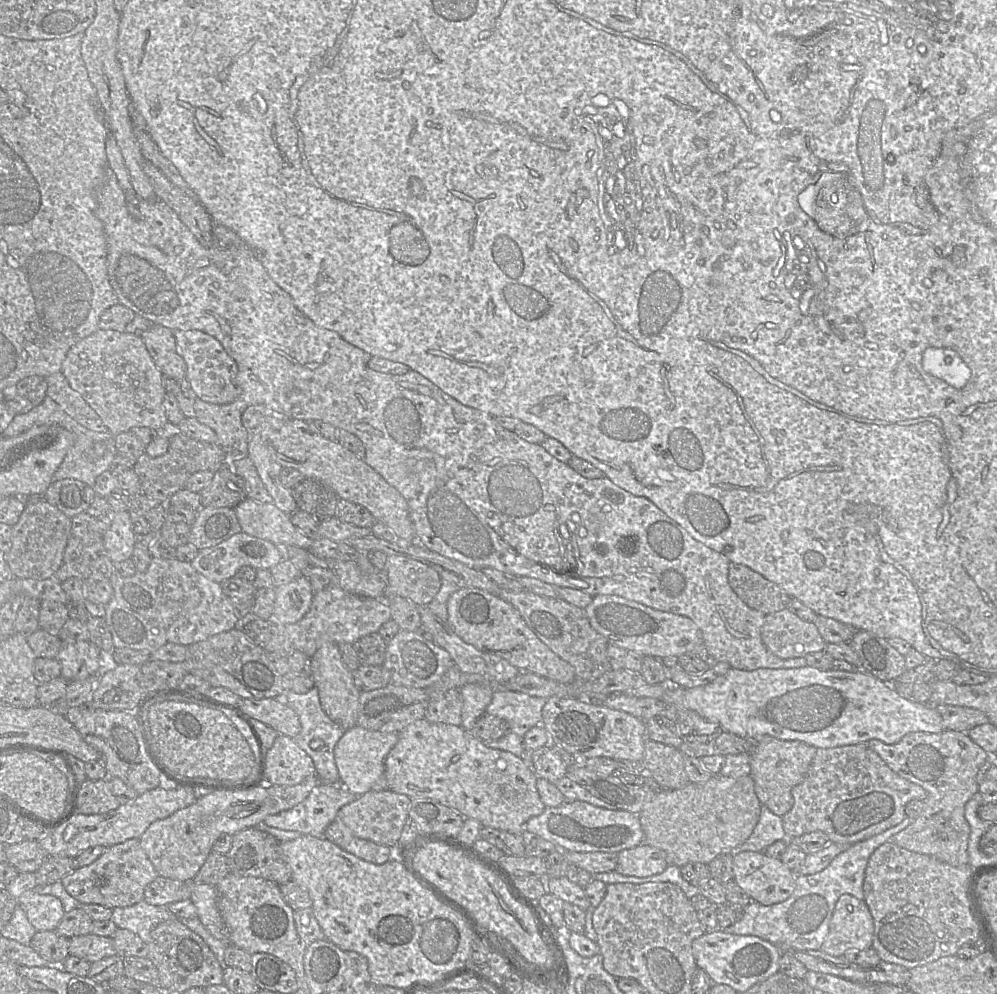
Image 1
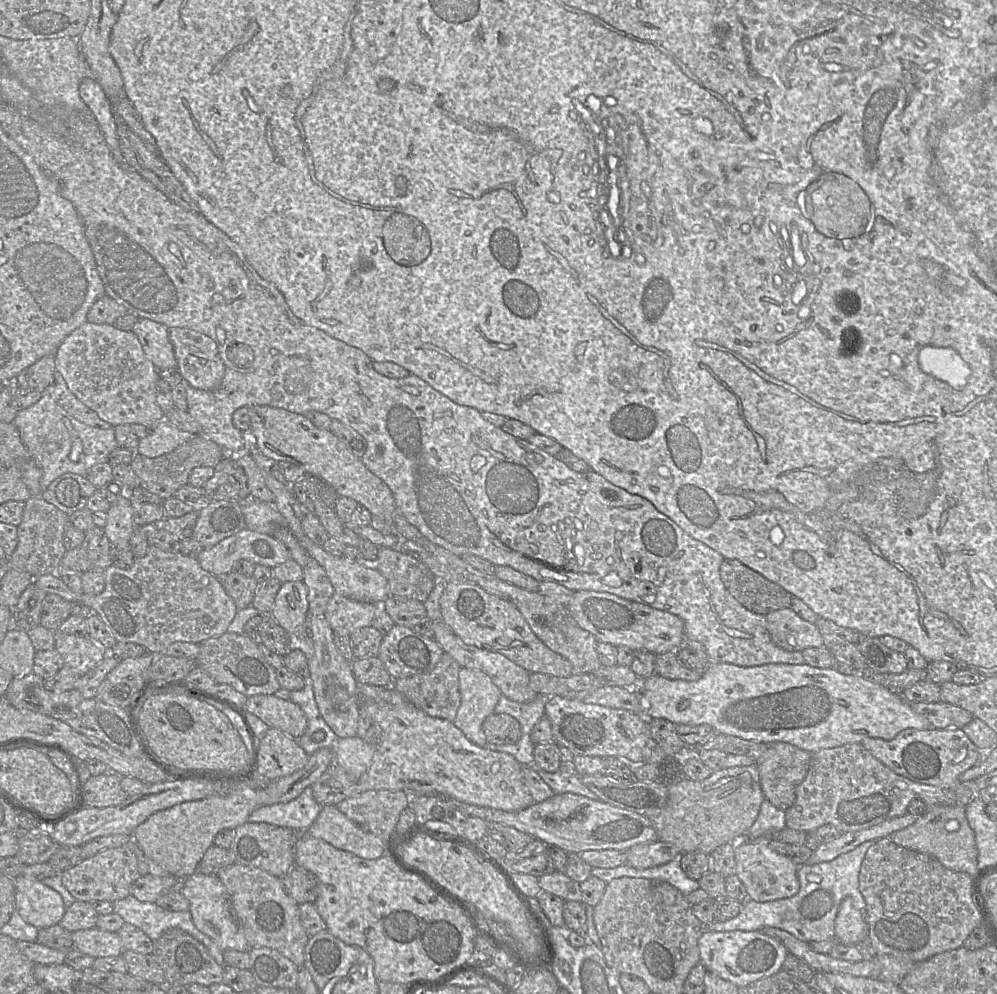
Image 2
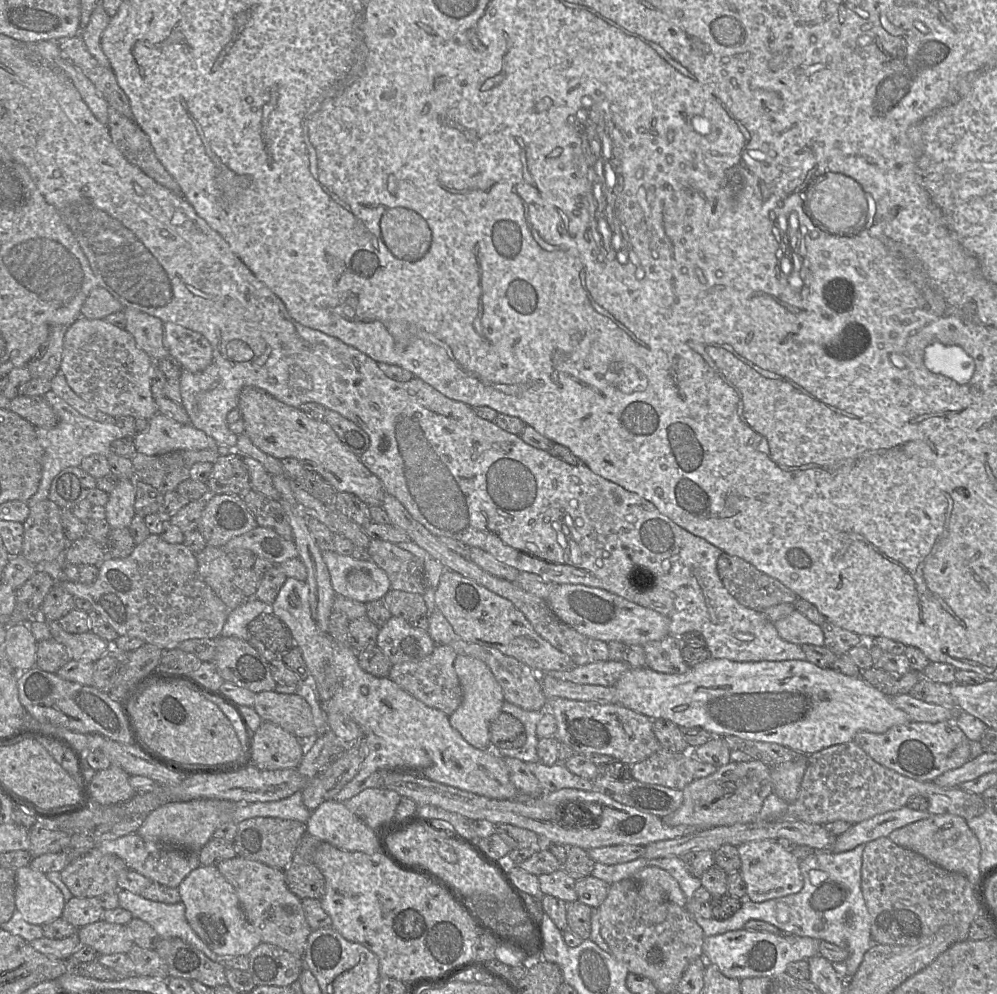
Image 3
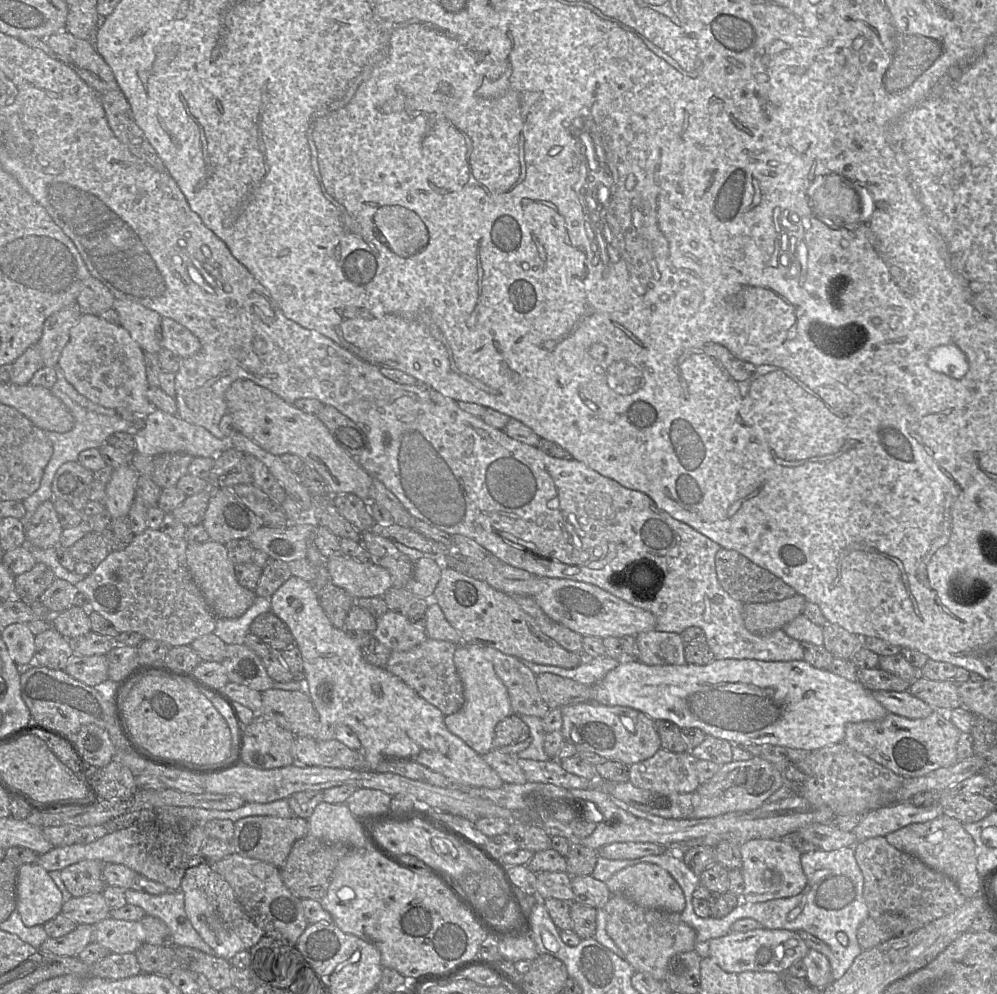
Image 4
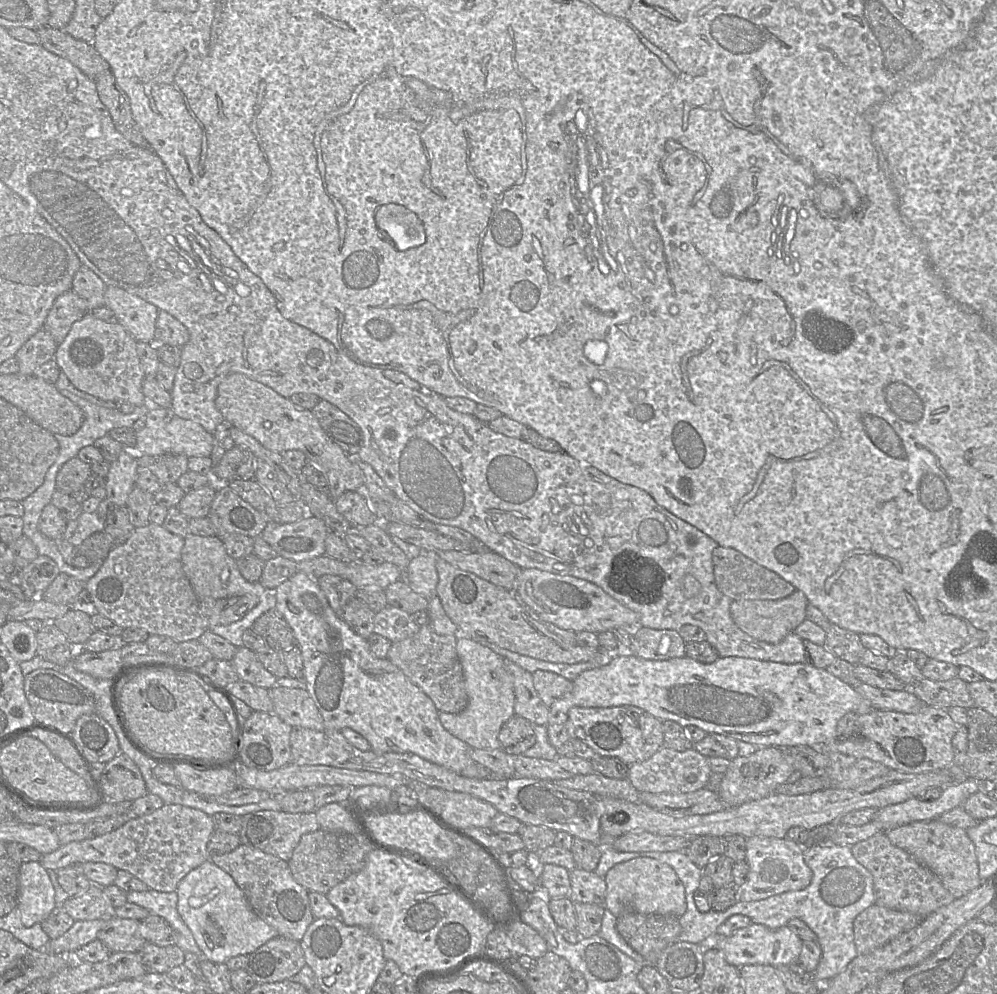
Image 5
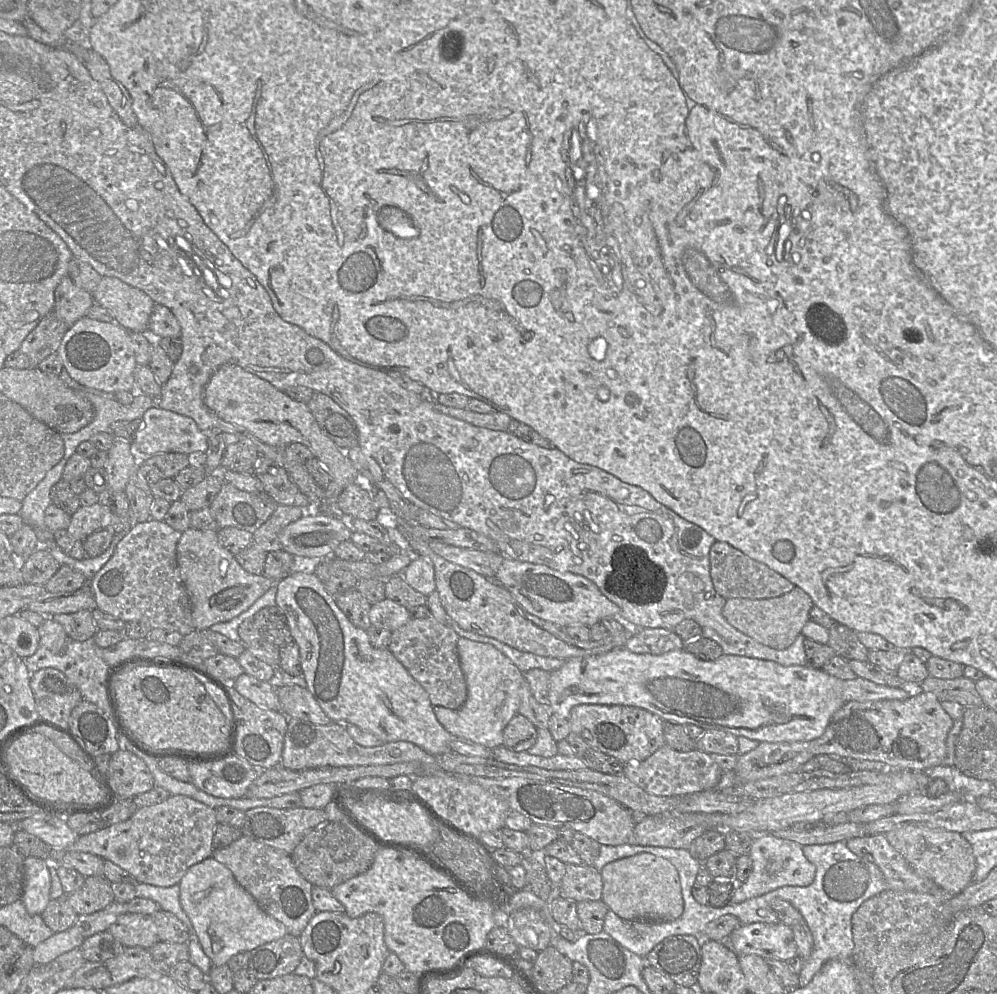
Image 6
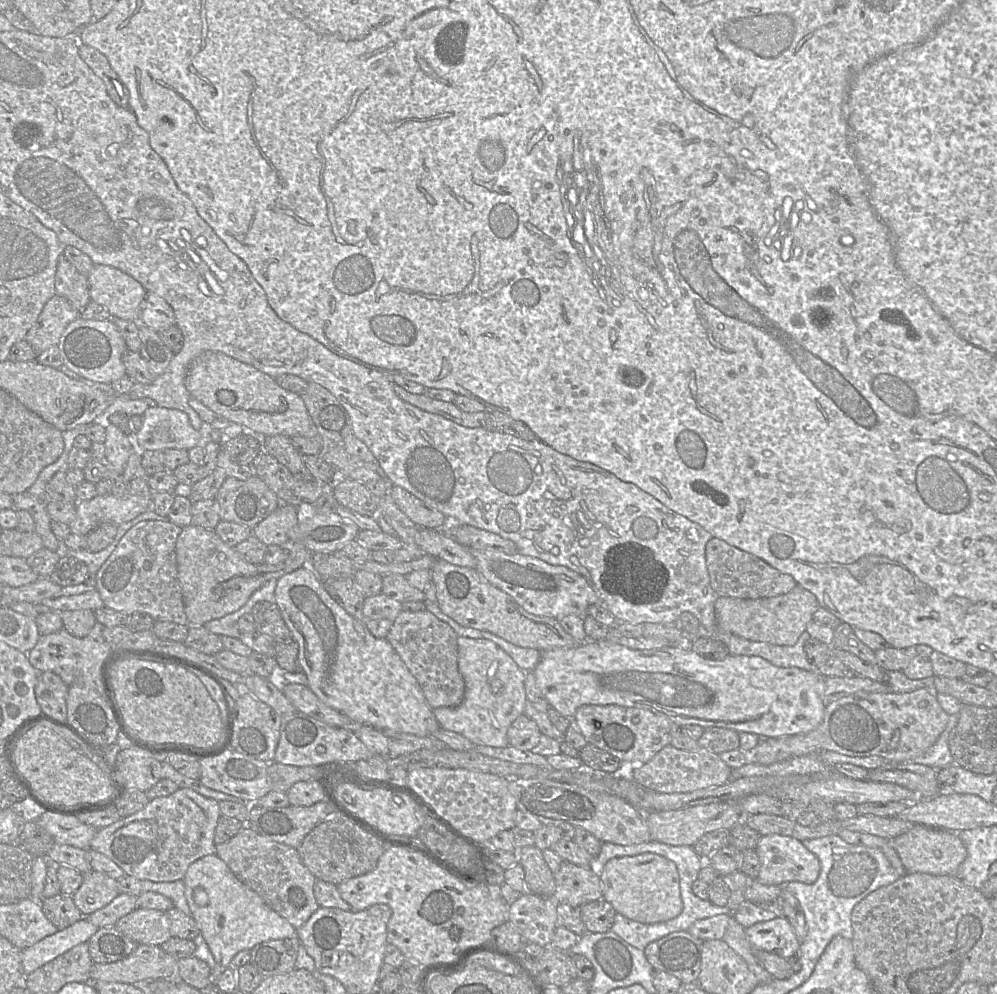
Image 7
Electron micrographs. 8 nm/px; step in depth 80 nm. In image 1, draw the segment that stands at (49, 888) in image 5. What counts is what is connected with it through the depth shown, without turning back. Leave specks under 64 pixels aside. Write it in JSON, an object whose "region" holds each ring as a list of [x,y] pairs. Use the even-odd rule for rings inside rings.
{"region":[[[35,890],[22,893],[17,899],[17,906],[23,909],[37,931],[55,930],[65,913],[58,898]]]}

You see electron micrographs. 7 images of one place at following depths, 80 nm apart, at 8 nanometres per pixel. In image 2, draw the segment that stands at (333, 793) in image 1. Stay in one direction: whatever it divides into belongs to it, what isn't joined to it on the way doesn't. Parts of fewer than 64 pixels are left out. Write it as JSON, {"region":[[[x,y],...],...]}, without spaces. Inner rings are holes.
{"region":[[[308,786],[290,802],[258,807],[250,814],[248,822],[263,822],[307,833],[322,807],[314,799],[312,787]]]}

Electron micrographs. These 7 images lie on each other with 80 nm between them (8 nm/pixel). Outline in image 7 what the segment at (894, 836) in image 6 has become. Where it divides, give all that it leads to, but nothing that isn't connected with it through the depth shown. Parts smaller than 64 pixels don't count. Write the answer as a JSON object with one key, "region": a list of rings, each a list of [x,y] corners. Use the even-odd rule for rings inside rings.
{"region":[[[914,825],[906,833],[893,838],[891,842],[907,873],[954,875],[967,857],[966,847],[957,833],[923,825]]]}

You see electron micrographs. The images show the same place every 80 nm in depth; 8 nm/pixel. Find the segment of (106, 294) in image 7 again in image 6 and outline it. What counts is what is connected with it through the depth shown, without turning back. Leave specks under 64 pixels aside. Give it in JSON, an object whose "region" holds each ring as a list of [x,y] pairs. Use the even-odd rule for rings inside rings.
{"region":[[[103,276],[92,296],[127,331],[147,332],[155,302],[144,291],[118,278]]]}

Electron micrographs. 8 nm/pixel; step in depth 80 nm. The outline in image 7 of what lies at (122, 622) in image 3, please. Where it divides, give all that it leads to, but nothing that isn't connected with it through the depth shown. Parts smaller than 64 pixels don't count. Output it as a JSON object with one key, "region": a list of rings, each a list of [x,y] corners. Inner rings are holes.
{"region":[[[144,520],[131,527],[96,573],[96,589],[104,606],[128,615],[144,612],[155,622],[187,625],[175,554],[176,541],[181,531],[181,527],[168,520]]]}

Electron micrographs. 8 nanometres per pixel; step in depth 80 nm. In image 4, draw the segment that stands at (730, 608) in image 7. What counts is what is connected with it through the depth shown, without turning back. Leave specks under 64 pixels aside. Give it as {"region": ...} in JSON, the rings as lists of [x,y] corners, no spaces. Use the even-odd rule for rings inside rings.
{"region":[[[796,593],[790,598],[767,603],[748,603],[743,605],[745,627],[753,634],[765,636],[801,615],[806,599]]]}

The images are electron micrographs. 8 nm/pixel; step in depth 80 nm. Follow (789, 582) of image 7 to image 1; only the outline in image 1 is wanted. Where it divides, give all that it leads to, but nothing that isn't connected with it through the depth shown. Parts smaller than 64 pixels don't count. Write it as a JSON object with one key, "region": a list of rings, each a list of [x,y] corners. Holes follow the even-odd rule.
{"region":[[[730,562],[728,583],[748,607],[764,615],[789,606],[791,597],[783,589],[745,565]]]}

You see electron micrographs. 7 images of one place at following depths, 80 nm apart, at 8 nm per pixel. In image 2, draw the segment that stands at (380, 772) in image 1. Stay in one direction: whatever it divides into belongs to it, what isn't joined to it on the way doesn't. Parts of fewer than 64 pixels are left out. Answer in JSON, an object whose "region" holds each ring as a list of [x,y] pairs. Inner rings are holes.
{"region":[[[358,736],[338,738],[334,745],[334,762],[341,765],[356,783],[369,769],[375,753],[375,745]]]}

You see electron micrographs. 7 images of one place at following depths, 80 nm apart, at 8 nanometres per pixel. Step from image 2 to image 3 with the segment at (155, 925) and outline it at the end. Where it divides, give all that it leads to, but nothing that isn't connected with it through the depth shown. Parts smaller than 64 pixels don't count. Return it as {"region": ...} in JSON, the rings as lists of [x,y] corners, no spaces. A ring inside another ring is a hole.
{"region":[[[118,890],[119,907],[129,911],[133,918],[141,919],[151,925],[161,939],[180,938],[205,954],[210,960],[223,963],[193,931],[185,917],[182,901],[164,904],[145,899],[126,890]]]}

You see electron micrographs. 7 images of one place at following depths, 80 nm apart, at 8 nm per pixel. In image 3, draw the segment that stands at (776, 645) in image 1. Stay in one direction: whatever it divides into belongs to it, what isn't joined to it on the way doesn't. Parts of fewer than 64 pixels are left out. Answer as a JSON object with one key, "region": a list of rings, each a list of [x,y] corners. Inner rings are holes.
{"region":[[[797,610],[773,624],[779,636],[787,642],[799,646],[804,644],[824,646],[824,633],[821,626],[811,622]]]}

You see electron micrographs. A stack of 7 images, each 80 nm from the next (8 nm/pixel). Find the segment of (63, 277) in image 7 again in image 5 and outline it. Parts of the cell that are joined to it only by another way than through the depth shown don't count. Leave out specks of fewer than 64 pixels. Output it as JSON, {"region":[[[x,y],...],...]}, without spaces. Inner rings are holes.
{"region":[[[69,290],[56,298],[49,311],[43,328],[60,345],[68,335],[72,325],[89,313],[85,300],[73,290]]]}

